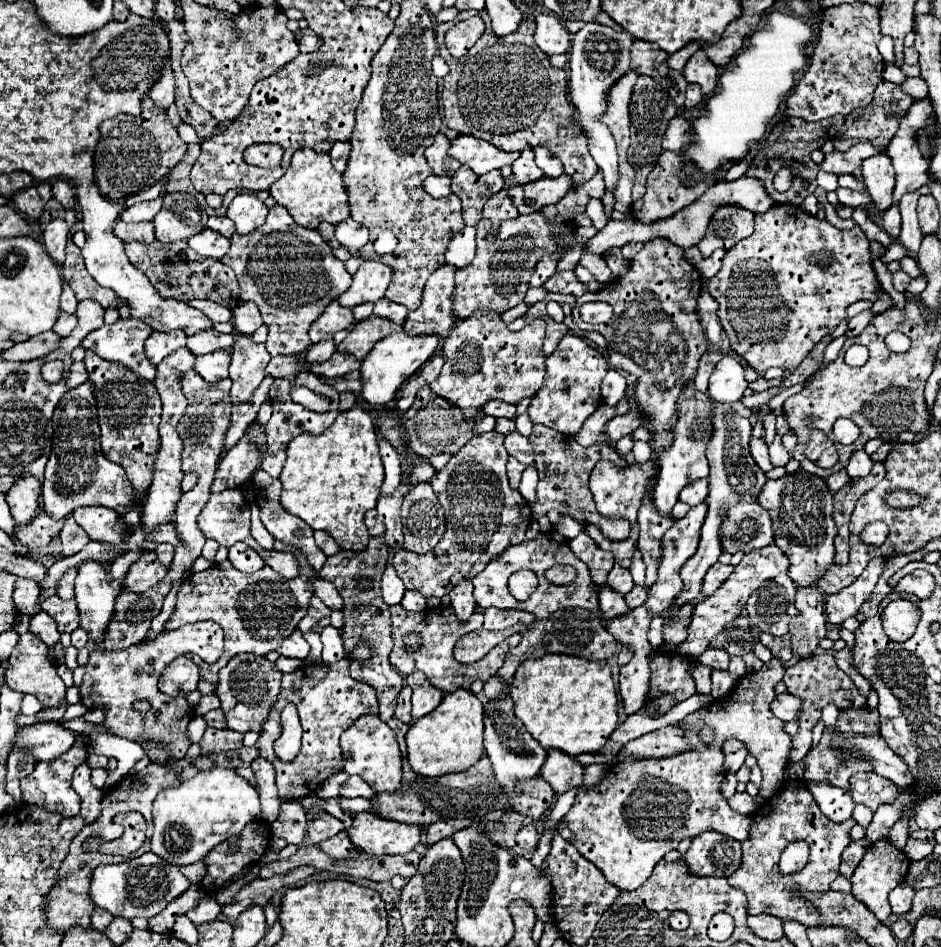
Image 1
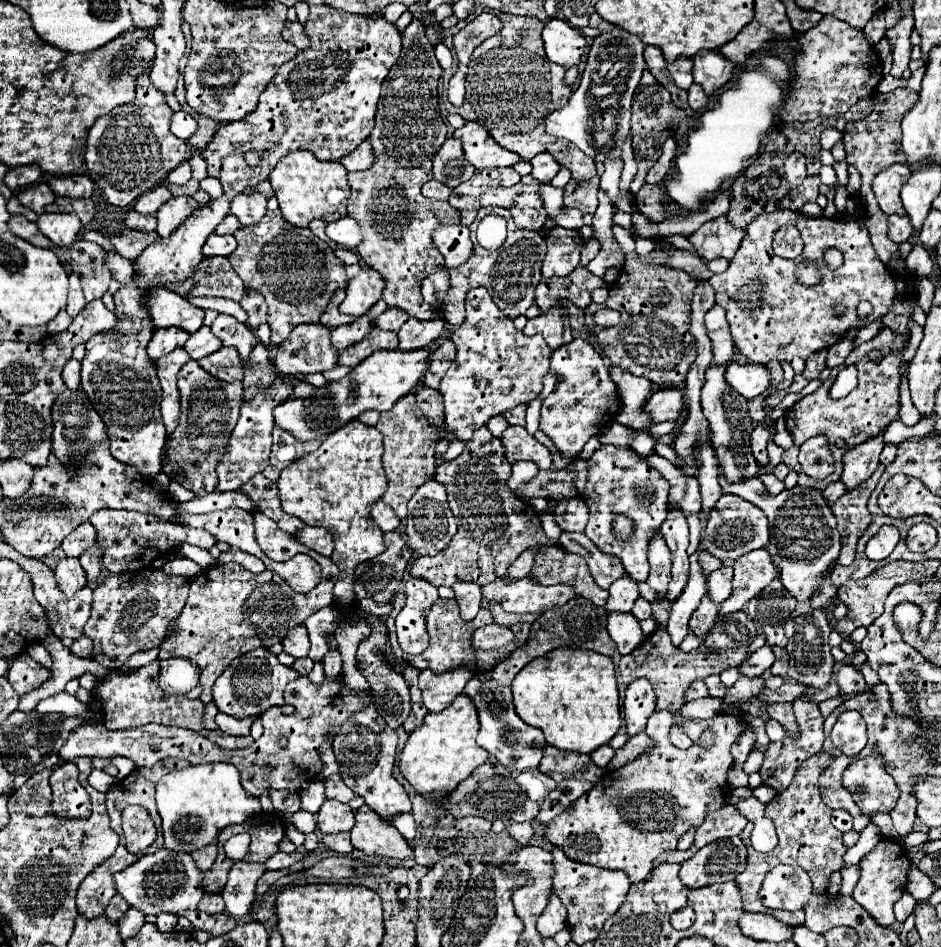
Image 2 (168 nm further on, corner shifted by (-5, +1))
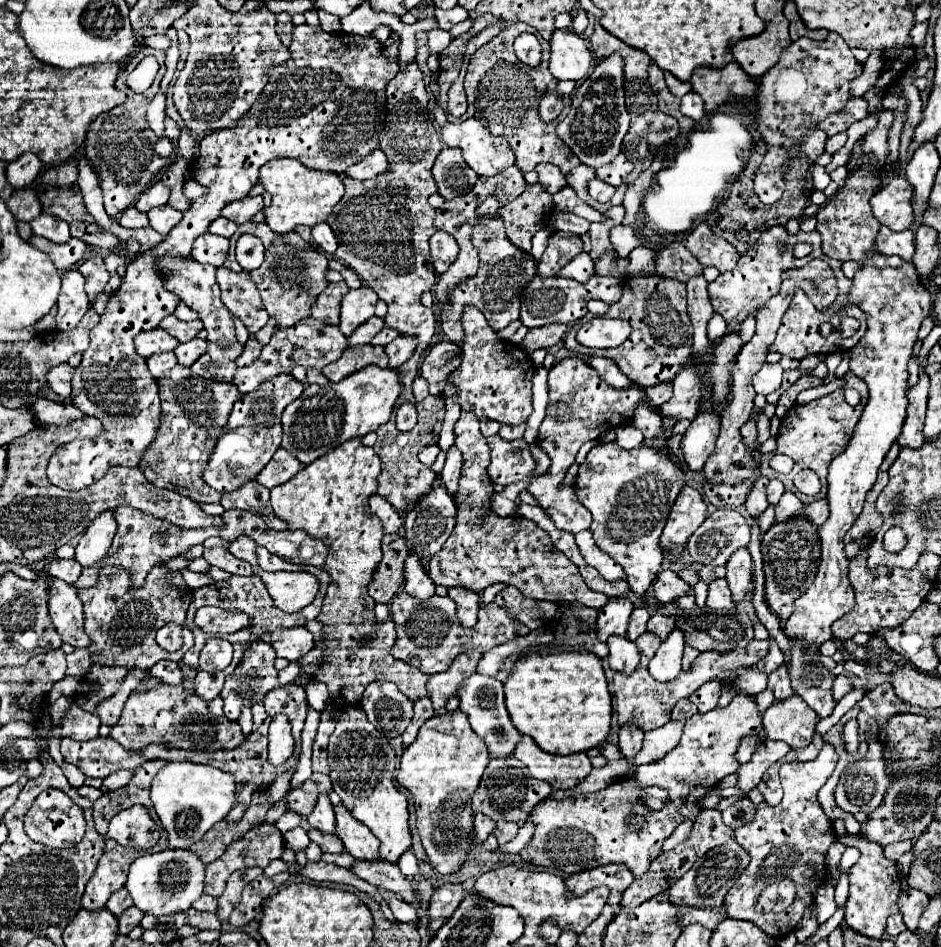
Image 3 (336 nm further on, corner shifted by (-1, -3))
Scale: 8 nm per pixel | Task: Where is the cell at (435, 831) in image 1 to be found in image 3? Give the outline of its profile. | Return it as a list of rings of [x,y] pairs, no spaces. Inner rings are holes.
[[[476,813],[474,827],[476,827],[476,843],[484,843],[488,839],[488,835],[494,831],[496,823],[490,817],[486,817],[484,813]]]

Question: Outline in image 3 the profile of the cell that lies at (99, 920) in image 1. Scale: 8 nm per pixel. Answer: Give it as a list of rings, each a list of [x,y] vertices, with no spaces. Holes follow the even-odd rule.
[[[122,887],[122,889],[118,889],[116,893],[112,893],[112,897],[110,897],[108,903],[106,903],[106,909],[118,917],[124,909],[128,909],[128,907],[132,907],[132,905],[134,905],[134,903],[132,903],[130,893],[126,893],[126,889]]]

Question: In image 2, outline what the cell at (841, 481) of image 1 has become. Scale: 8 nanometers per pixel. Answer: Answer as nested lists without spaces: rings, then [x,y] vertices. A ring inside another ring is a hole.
[[[834,481],[834,483],[830,483],[824,491],[822,491],[822,495],[832,503],[832,501],[836,501],[838,497],[842,497],[846,493],[846,485],[842,485],[842,481]]]

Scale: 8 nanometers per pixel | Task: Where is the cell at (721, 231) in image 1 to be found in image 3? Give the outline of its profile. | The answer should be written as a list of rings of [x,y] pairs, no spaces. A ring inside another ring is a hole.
[[[698,223],[696,229],[686,233],[682,243],[704,267],[712,265],[718,271],[732,271],[740,257],[736,249],[722,237],[714,235],[706,223]]]

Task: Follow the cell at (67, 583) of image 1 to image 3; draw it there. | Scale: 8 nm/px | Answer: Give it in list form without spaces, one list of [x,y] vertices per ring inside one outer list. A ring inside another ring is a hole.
[[[54,559],[54,561],[50,563],[50,567],[48,567],[48,573],[72,585],[72,583],[76,583],[76,579],[80,577],[82,567],[80,567],[78,561],[74,561],[74,559]]]

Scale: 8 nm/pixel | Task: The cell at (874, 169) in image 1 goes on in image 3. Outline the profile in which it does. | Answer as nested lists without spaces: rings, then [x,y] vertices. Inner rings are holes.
[[[892,177],[888,181],[886,187],[882,187],[872,199],[870,199],[870,205],[872,205],[872,213],[874,217],[886,225],[888,229],[892,231],[906,231],[910,229],[910,225],[914,223],[914,213],[912,213],[912,185],[904,179],[904,177]]]

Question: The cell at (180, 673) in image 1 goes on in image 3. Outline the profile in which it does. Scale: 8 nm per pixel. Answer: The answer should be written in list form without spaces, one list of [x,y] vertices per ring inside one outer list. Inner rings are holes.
[[[158,661],[158,663],[150,669],[150,673],[152,673],[154,677],[162,679],[162,681],[168,683],[168,685],[178,685],[178,683],[182,683],[182,671],[180,671],[178,663],[174,663],[174,661]]]

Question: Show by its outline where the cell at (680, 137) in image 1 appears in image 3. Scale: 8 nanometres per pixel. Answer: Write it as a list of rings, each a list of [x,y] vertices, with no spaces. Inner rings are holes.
[[[656,159],[634,183],[628,185],[628,191],[624,195],[624,209],[626,209],[626,215],[624,215],[624,225],[634,225],[636,223],[636,215],[638,215],[638,209],[640,209],[640,203],[642,203],[642,197],[646,195],[646,191],[650,189],[650,183],[652,183],[652,177],[662,169],[662,159]]]

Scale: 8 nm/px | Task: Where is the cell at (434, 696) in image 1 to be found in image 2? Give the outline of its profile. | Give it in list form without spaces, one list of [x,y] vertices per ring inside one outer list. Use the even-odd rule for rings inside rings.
[[[462,667],[442,673],[442,675],[432,673],[430,669],[420,671],[418,687],[422,691],[422,699],[428,713],[438,713],[446,709],[456,699],[456,695],[462,693],[468,679],[472,679],[472,671],[462,669]]]

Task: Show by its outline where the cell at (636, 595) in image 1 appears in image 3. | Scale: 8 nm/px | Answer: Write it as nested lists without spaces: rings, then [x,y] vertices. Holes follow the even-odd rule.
[[[636,607],[630,615],[630,623],[628,623],[628,639],[630,641],[636,641],[638,635],[642,635],[646,631],[646,623],[650,619],[650,613],[646,607]]]

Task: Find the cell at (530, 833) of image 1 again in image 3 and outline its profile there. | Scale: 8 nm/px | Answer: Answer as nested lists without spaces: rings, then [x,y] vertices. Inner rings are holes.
[[[498,821],[498,823],[496,823],[496,829],[494,829],[494,835],[496,835],[498,843],[500,843],[500,845],[504,845],[504,843],[508,843],[510,839],[514,839],[514,837],[516,837],[518,829],[520,829],[520,827],[518,827],[518,823]]]

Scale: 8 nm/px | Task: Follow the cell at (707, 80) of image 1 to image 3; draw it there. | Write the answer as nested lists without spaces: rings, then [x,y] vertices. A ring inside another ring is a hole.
[[[732,61],[724,69],[696,69],[692,79],[692,91],[698,93],[706,103],[706,113],[730,101],[744,101],[756,95],[756,83]]]

